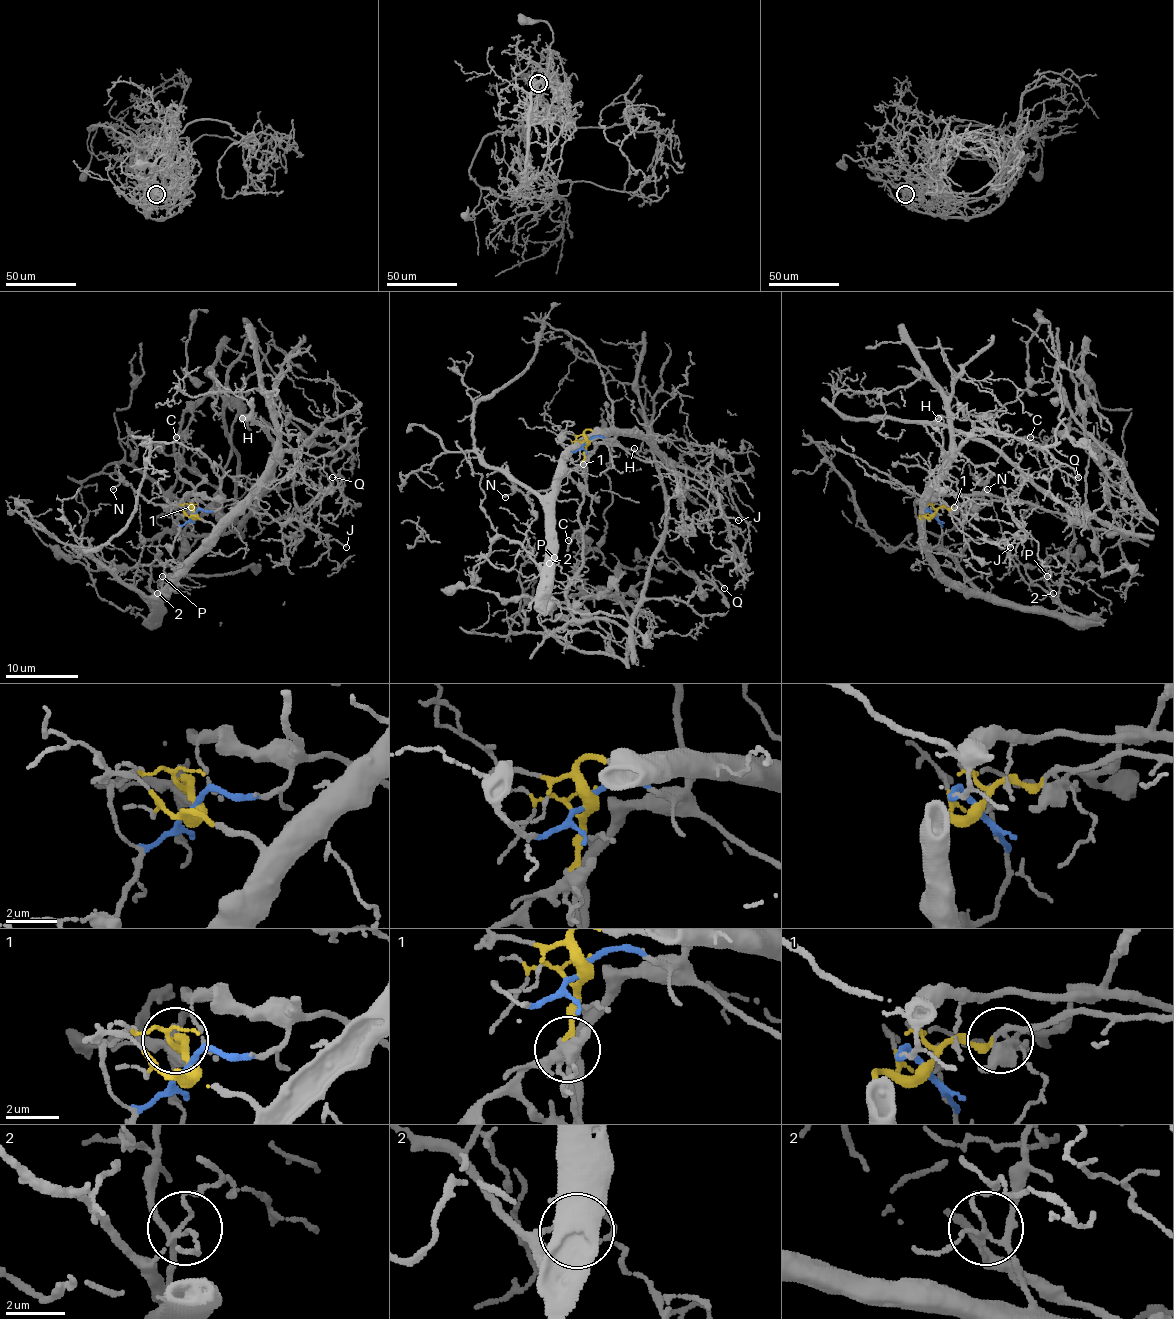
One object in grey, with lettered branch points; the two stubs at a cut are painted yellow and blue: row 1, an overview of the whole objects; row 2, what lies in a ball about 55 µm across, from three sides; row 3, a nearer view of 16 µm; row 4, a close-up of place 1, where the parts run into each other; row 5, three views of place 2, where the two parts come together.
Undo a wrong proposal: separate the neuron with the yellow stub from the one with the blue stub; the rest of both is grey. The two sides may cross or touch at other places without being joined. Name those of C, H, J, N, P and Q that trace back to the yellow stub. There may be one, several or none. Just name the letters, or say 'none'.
C, P, Q

